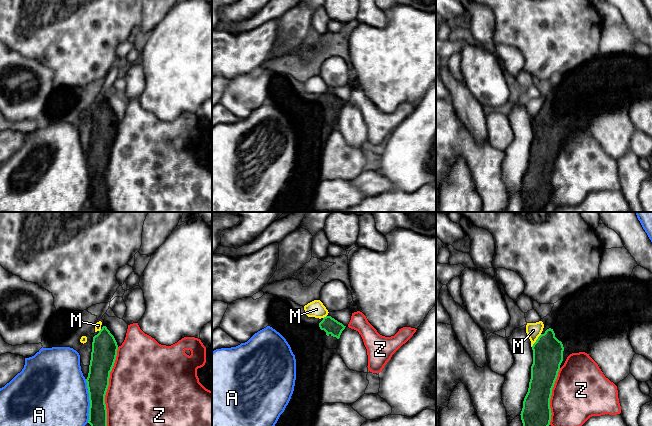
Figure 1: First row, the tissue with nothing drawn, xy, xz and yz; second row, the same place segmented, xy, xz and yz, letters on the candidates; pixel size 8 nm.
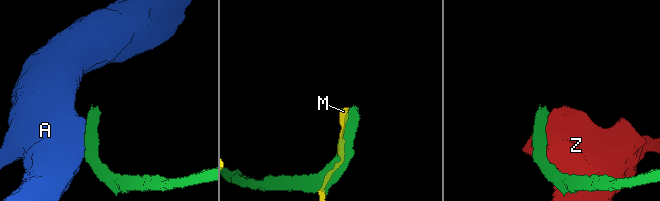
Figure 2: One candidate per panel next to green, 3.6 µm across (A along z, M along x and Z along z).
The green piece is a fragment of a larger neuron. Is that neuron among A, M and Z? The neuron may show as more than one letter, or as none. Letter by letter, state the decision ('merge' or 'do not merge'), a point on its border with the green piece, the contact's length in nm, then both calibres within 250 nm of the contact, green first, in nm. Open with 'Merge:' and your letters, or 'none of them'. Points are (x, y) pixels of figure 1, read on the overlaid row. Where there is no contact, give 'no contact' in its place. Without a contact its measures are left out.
Merge: none of them
A: do not merge; contact xy (89, 400); length 360 nm; calibres 180 and 460 nm
M: do not merge; contact yz (536, 340); length 130 nm; calibres 240 and 120 nm
Z: do not merge; contact xy (108, 385); length 650 nm; calibres 200 and 500 nm

